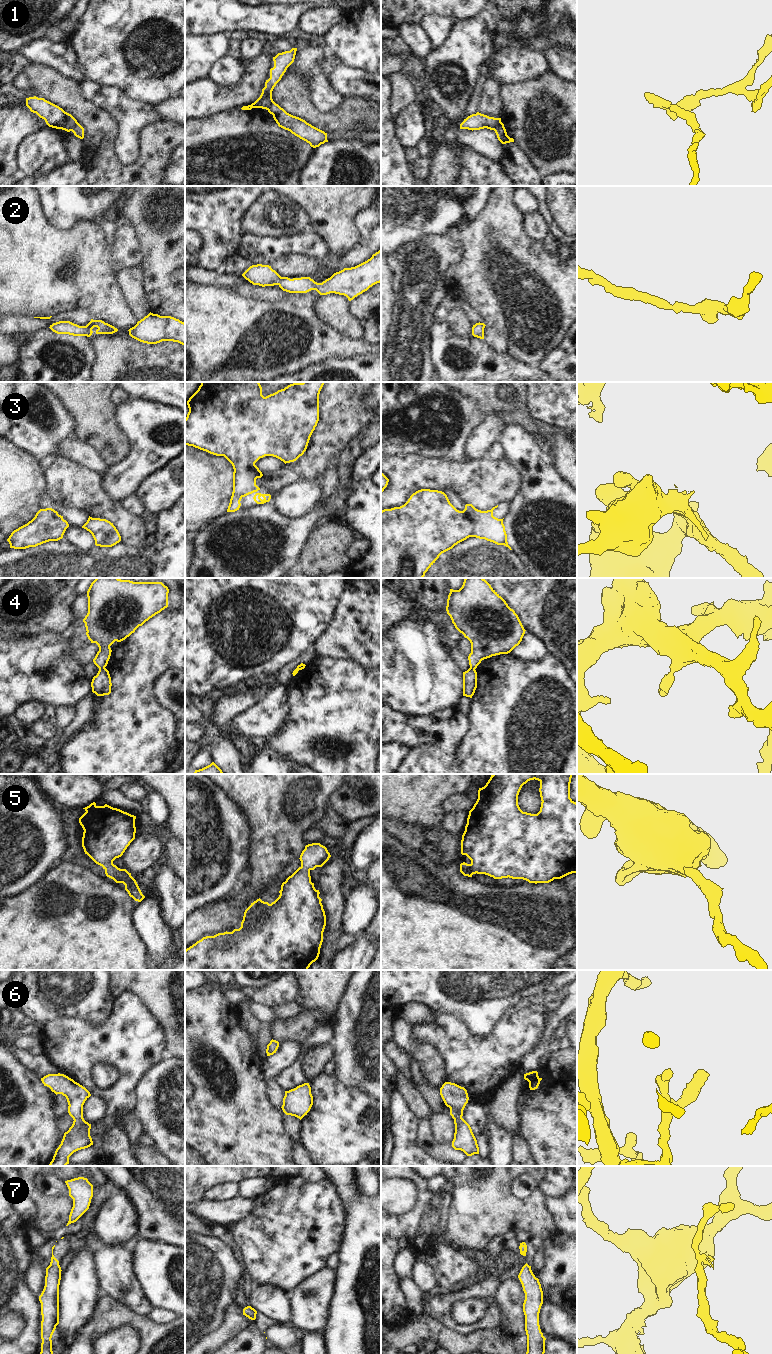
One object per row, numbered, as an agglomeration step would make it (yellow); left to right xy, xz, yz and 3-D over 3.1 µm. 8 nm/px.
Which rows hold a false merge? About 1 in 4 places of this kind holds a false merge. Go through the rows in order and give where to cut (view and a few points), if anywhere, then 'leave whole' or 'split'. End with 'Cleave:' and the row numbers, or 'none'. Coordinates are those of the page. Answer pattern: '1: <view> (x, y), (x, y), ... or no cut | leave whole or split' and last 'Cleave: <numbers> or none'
1: xz (273, 101), (266, 109) | split
2: no cut | leave whole
3: no cut | leave whole
4: xy (104, 667), (99, 669) | split
5: no cut | leave whole
6: no cut | leave whole
7: no cut | leave whole
Cleave: 1, 4

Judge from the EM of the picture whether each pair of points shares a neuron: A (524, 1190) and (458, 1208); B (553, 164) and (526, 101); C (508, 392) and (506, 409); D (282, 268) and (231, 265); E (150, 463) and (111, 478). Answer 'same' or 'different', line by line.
A: different
B: same
C: different
D: different
E: same

